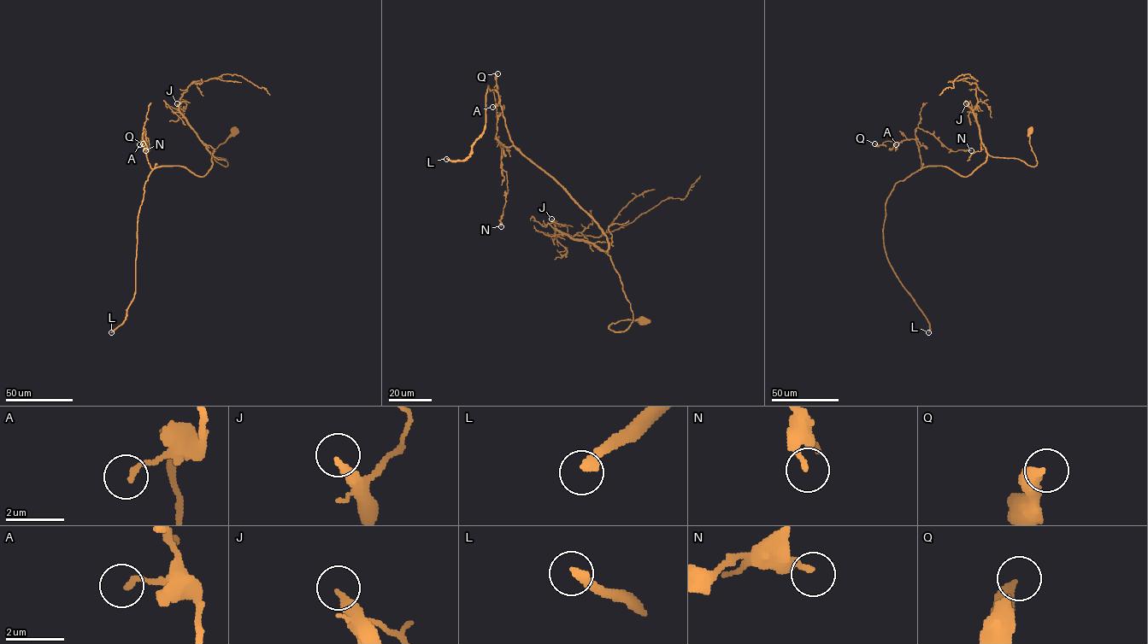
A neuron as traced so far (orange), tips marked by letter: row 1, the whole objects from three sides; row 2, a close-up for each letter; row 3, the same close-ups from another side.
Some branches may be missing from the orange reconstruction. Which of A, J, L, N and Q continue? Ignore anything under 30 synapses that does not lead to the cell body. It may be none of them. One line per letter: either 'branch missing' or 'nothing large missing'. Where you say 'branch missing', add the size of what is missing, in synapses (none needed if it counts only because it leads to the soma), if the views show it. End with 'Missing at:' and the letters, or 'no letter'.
A: nothing large missing
J: branch missing | 250 syn
L: branch missing | 450 syn
N: nothing large missing
Q: nothing large missing
Missing at: J, L

